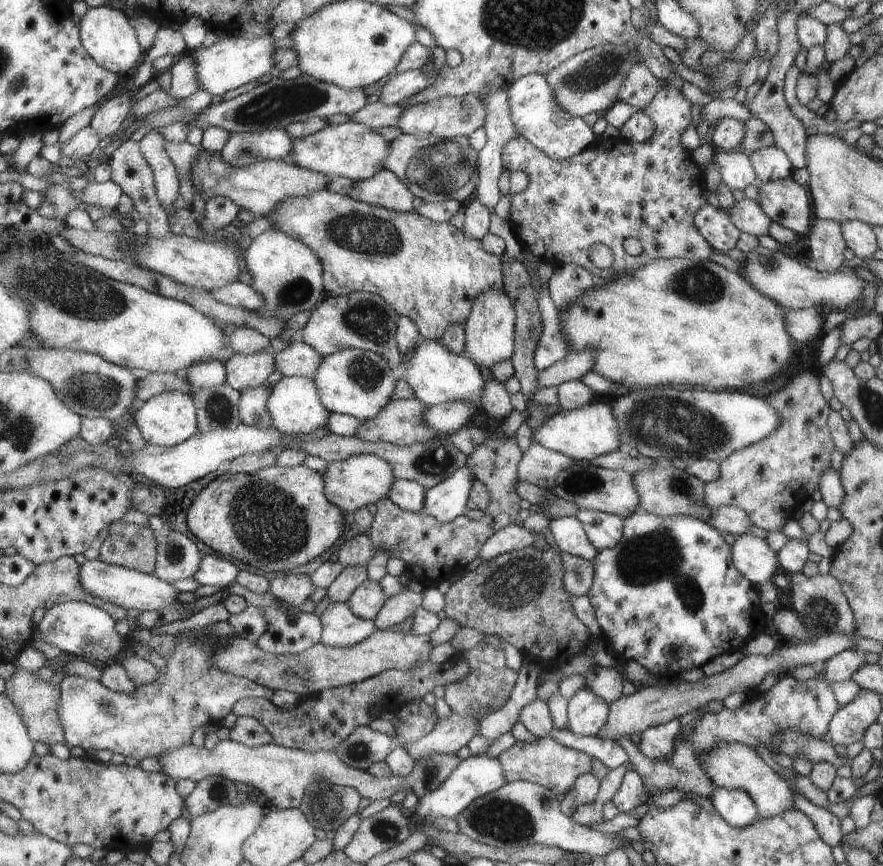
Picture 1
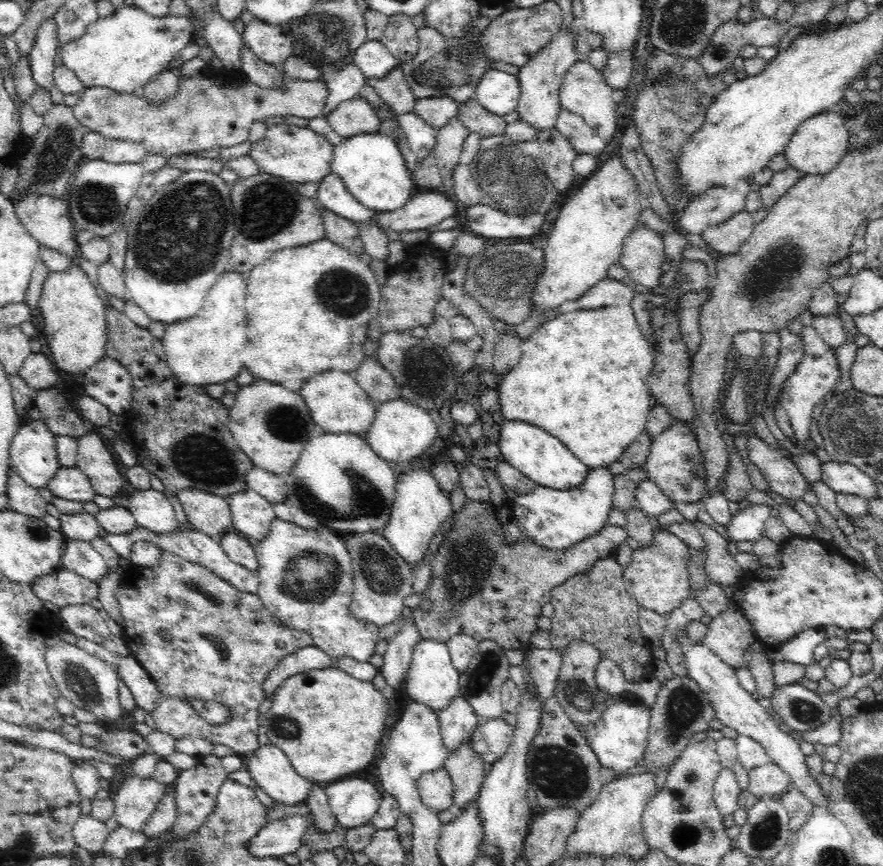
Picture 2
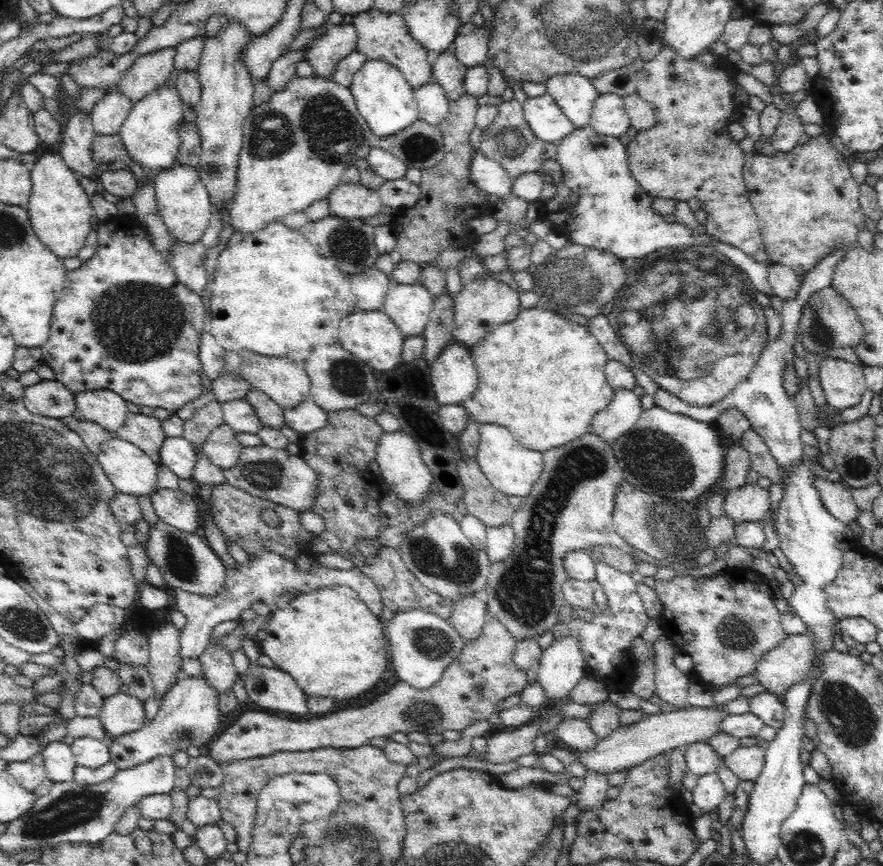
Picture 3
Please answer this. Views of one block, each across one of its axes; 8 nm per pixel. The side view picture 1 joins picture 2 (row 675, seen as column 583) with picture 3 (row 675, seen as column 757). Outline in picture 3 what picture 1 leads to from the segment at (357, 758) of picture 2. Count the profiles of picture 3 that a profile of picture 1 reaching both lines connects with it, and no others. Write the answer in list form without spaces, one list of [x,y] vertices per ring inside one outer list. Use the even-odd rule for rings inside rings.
[[[337,586],[318,588],[304,596],[297,596],[278,608],[273,608],[271,619],[263,627],[267,637],[261,640],[262,653],[270,656],[275,666],[294,677],[296,684],[308,695],[324,695],[336,700],[364,694],[384,674],[387,645],[382,622],[352,588]]]

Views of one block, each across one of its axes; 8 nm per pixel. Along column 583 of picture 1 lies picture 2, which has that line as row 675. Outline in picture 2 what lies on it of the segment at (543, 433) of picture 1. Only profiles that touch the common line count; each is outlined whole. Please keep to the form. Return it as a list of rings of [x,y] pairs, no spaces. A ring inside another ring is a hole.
[[[418,639],[413,648],[413,657],[404,675],[403,686],[408,695],[415,702],[422,703],[423,706],[430,707],[430,710],[437,714],[450,704],[450,700],[459,692],[459,676],[461,672],[456,669],[451,661],[452,657],[446,642],[435,642],[434,639]]]

